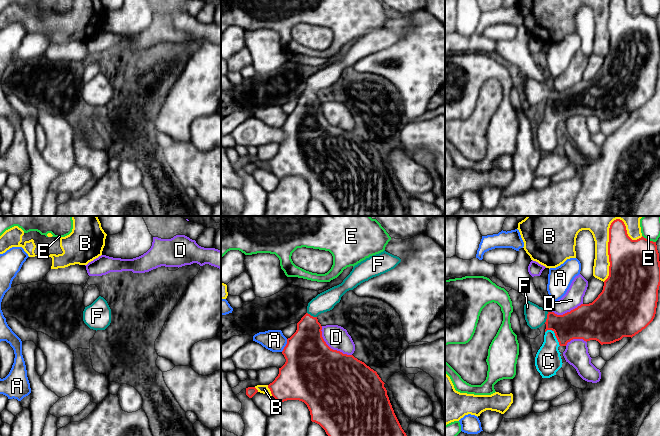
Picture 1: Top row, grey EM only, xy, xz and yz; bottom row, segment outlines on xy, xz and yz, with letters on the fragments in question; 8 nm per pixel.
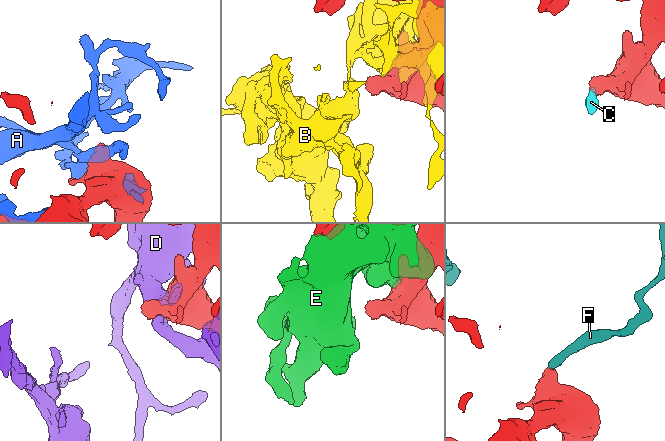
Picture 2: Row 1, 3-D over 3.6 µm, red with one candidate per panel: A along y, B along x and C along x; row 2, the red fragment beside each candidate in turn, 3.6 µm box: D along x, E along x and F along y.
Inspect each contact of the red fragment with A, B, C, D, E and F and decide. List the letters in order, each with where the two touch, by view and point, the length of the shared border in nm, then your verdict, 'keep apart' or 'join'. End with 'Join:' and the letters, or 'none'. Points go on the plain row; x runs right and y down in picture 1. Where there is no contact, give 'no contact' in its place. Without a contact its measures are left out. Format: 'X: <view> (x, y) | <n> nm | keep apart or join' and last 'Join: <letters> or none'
A: xz (286, 121) | 120 nm | keep apart
B: yz (608, 29) | 460 nm | keep apart
C: yz (555, 111) | 170 nm | join
D: xz (329, 123) | 340 nm | keep apart
E: yz (649, 16) | 130 nm | keep apart
F: yz (547, 93) | 90 nm | join
Join: C, F

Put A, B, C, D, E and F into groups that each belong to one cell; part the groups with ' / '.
A / B / C F / D / E

